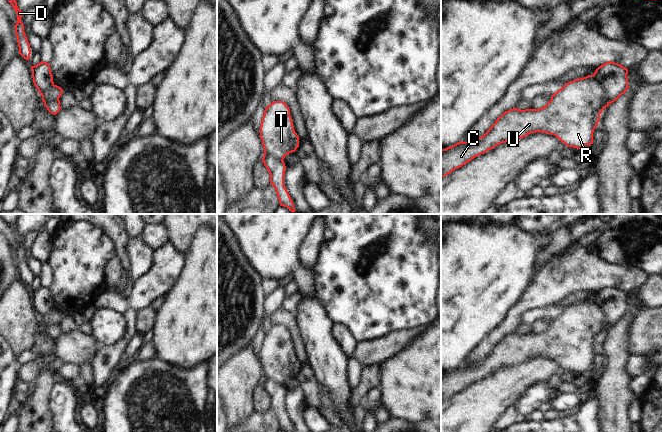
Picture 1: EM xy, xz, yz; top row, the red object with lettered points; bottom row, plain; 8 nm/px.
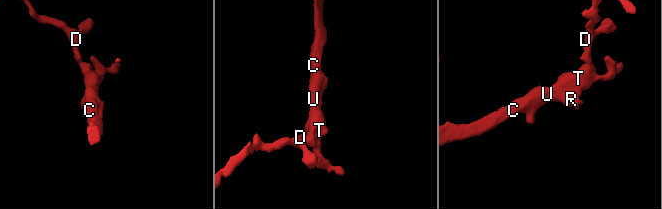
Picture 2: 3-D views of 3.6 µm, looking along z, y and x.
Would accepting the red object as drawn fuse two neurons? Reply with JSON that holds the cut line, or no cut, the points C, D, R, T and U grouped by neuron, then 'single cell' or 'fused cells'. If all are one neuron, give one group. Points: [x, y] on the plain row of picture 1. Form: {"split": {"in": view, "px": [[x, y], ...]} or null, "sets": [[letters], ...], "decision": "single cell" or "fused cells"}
{"split": {"in": "yz", "px": [[593, 298], [605, 315], [605, 331]]}, "sets": [["C", "R", "T", "U"], ["D"]], "decision": "fused cells"}

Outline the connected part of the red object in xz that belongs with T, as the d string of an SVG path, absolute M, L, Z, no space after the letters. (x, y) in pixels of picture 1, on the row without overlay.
M274 325L266 331L259 356L264 378L277 383L284 384L299 371L299 360L294 354L290 333L283 325Z

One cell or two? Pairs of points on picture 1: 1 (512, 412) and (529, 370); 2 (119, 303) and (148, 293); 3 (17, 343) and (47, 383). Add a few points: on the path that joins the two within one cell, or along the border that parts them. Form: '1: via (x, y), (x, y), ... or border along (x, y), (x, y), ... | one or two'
1: border along (516, 398), (499, 417) | two
2: via (126, 302), (135, 300), (141, 295) | one
3: border along (40, 325), (31, 347) | two

